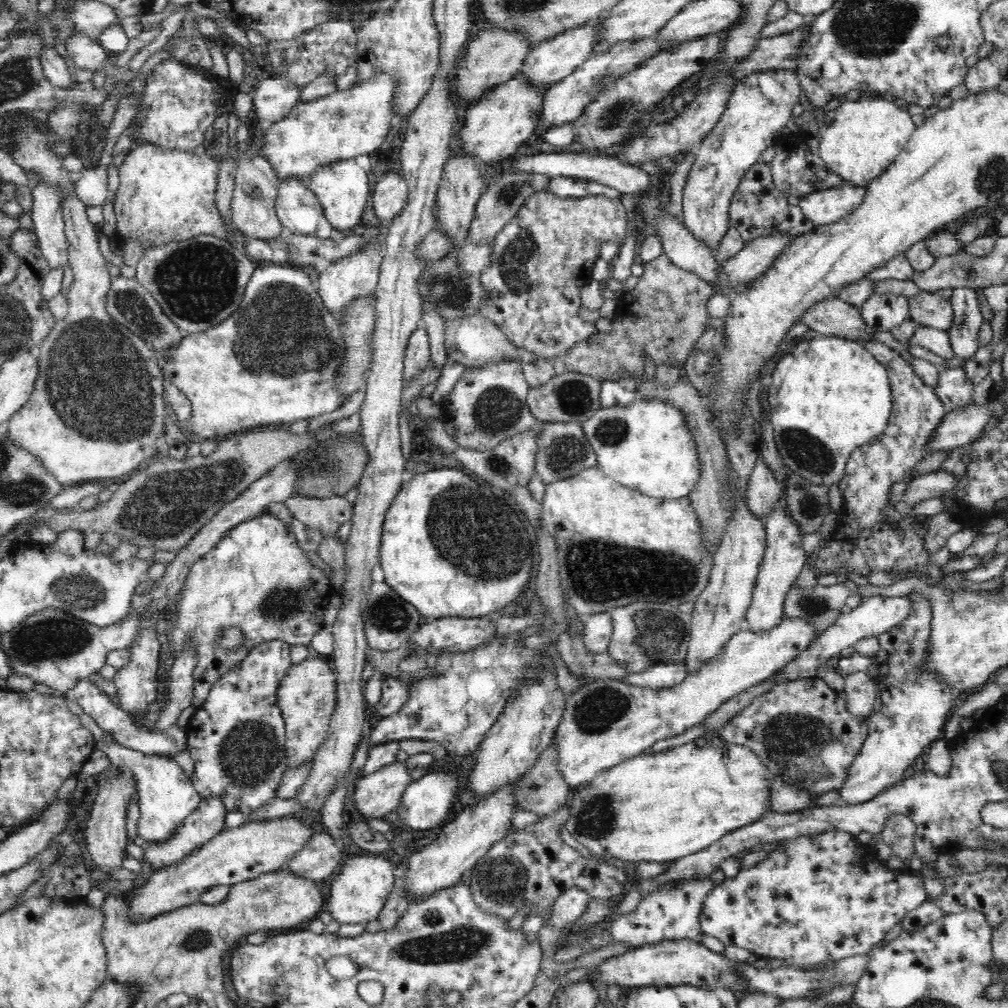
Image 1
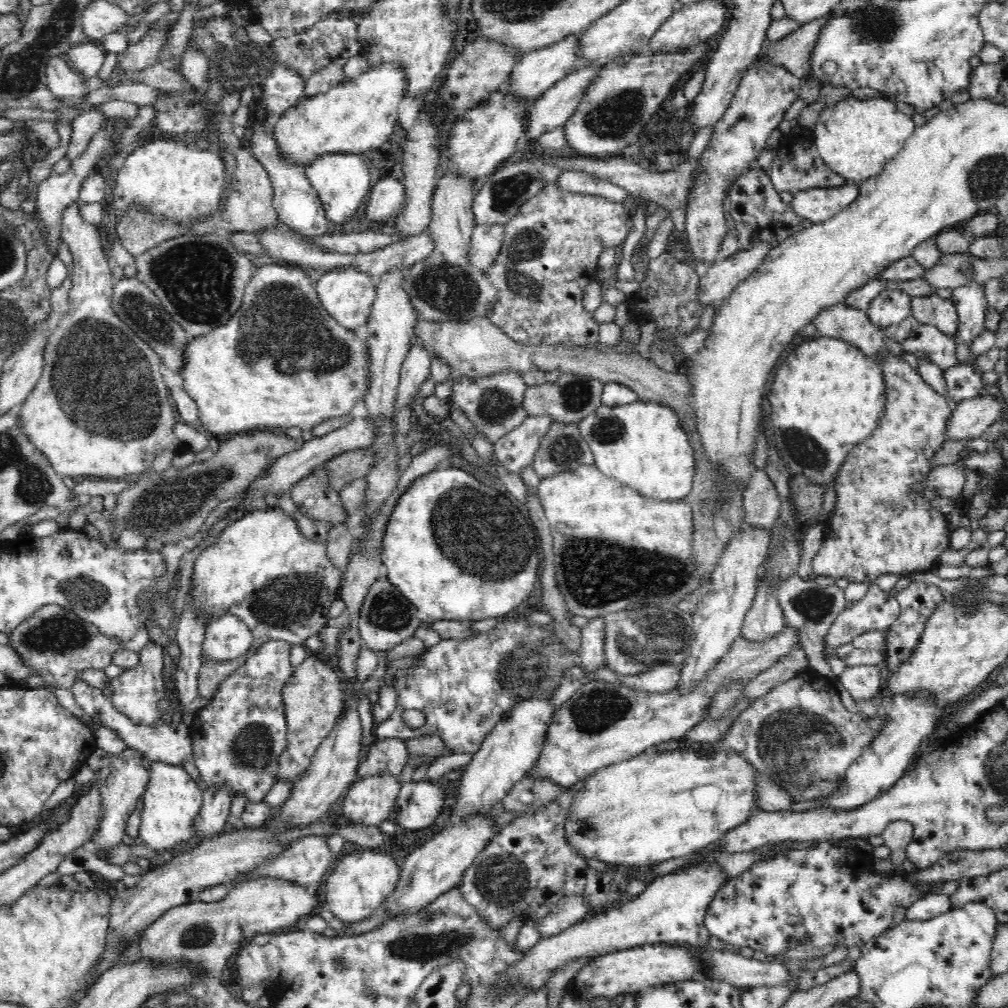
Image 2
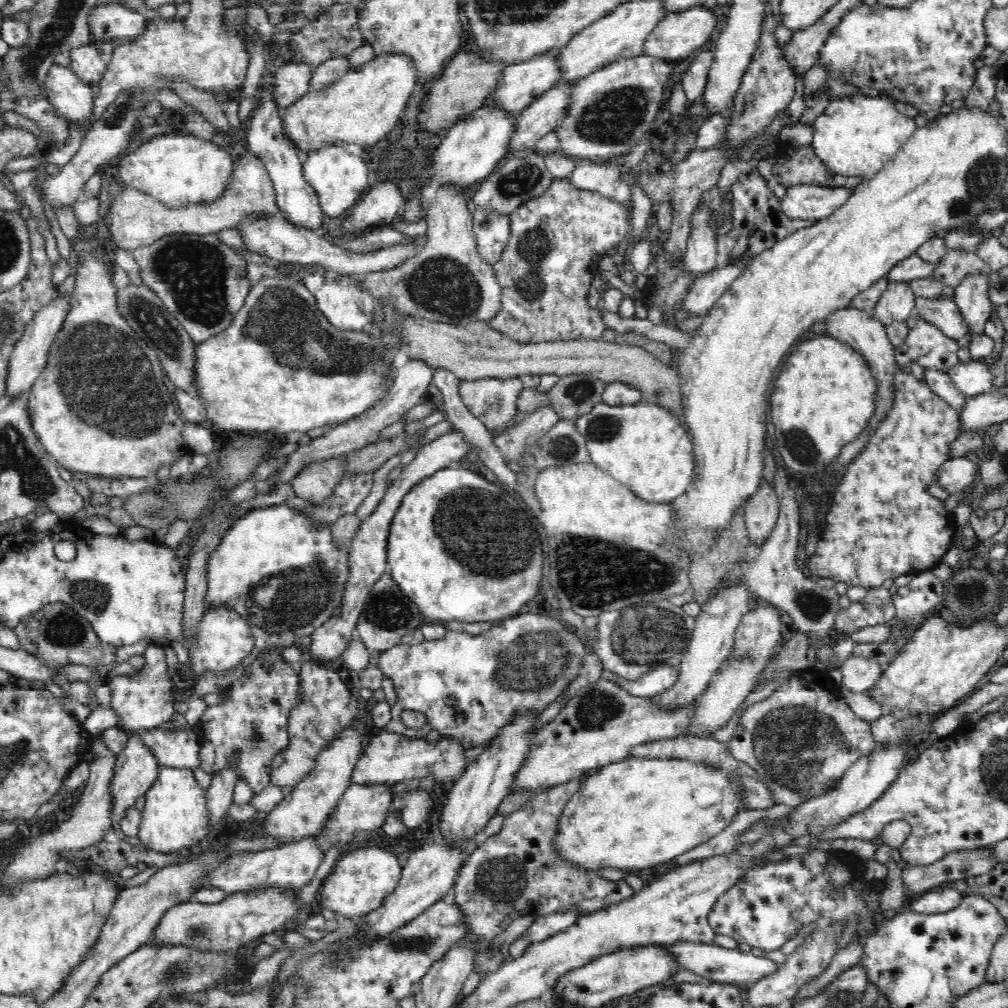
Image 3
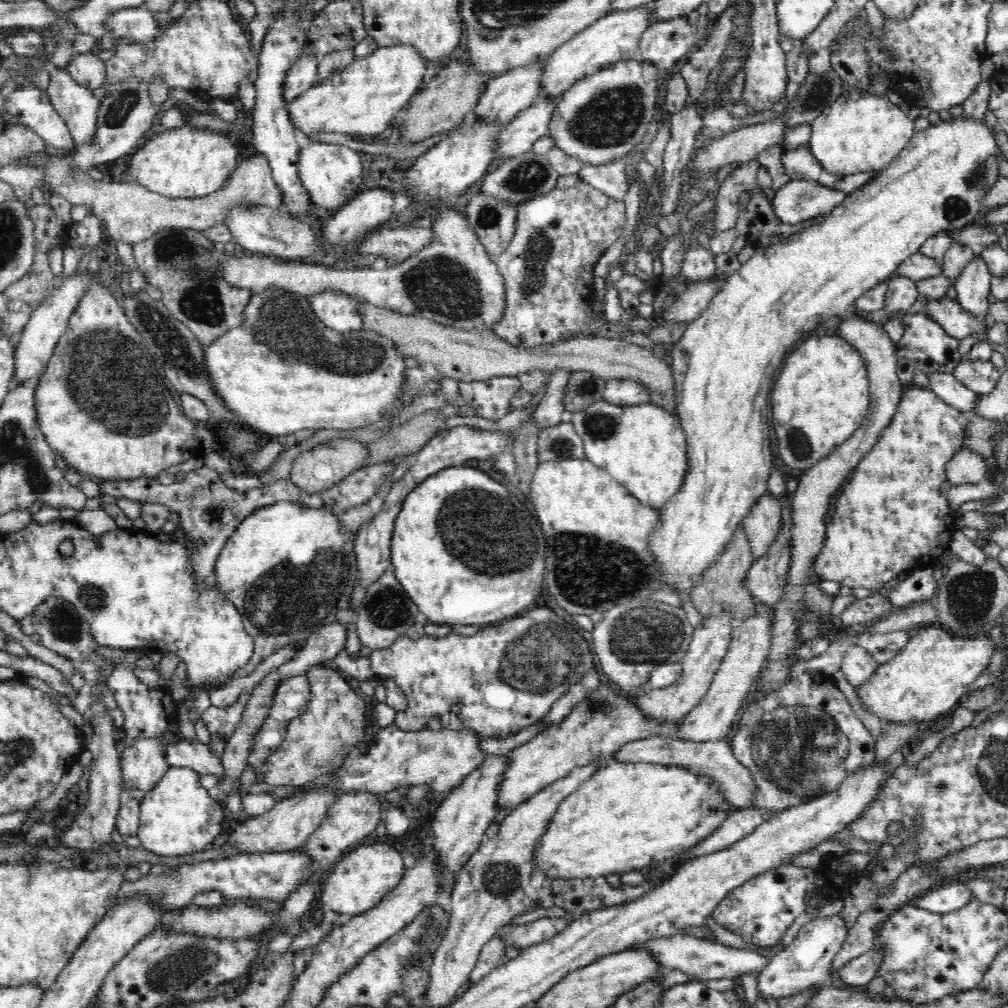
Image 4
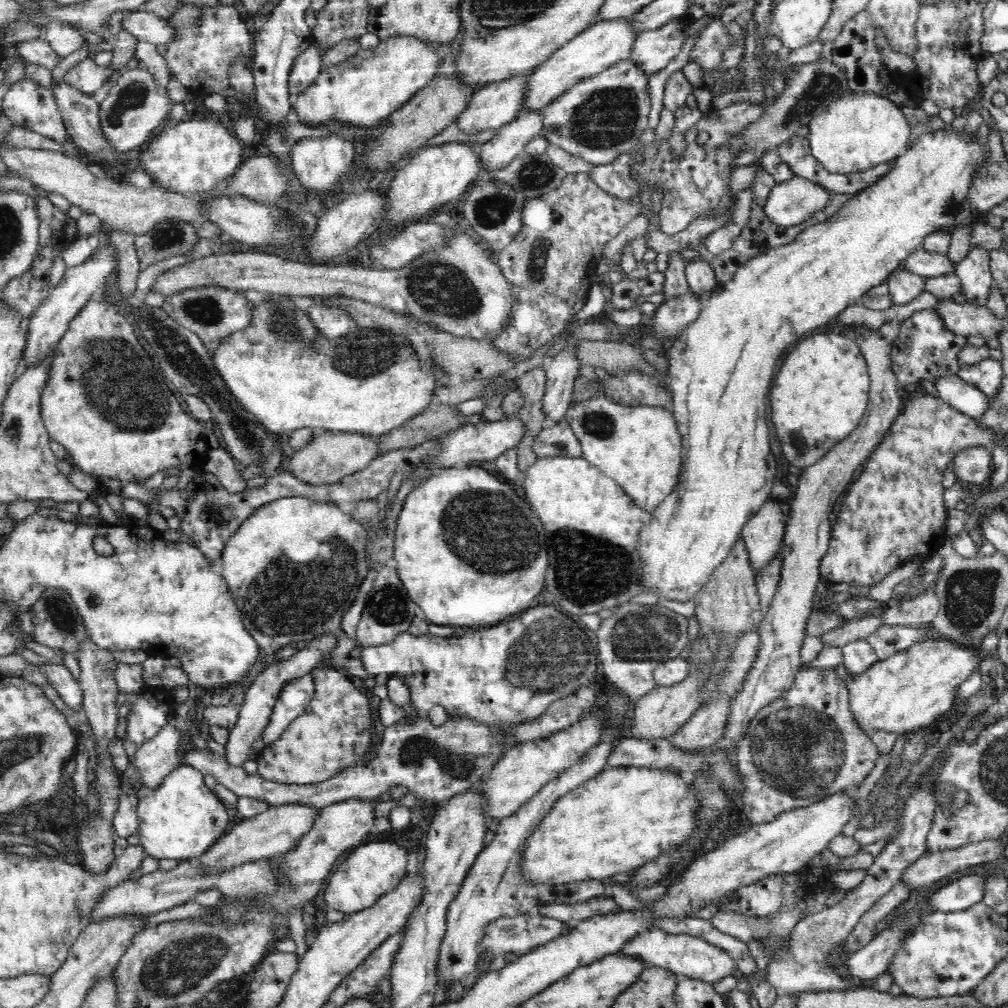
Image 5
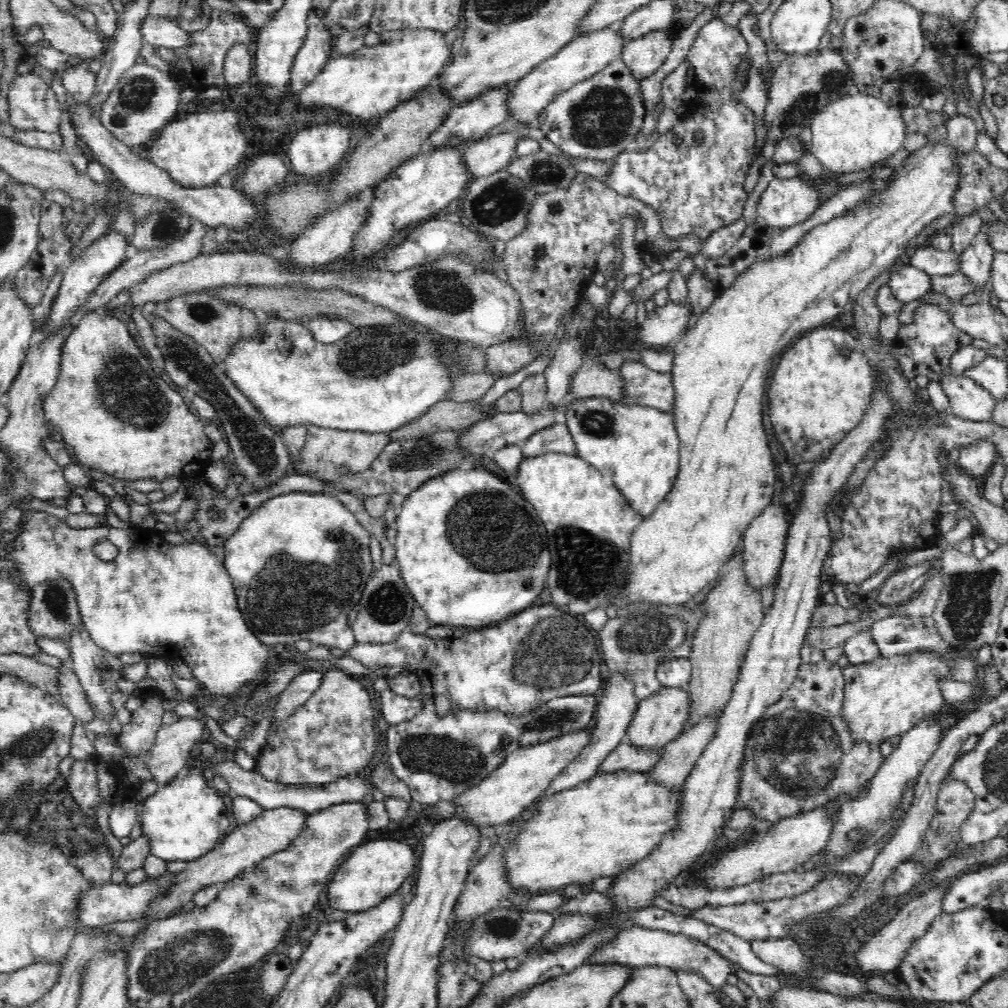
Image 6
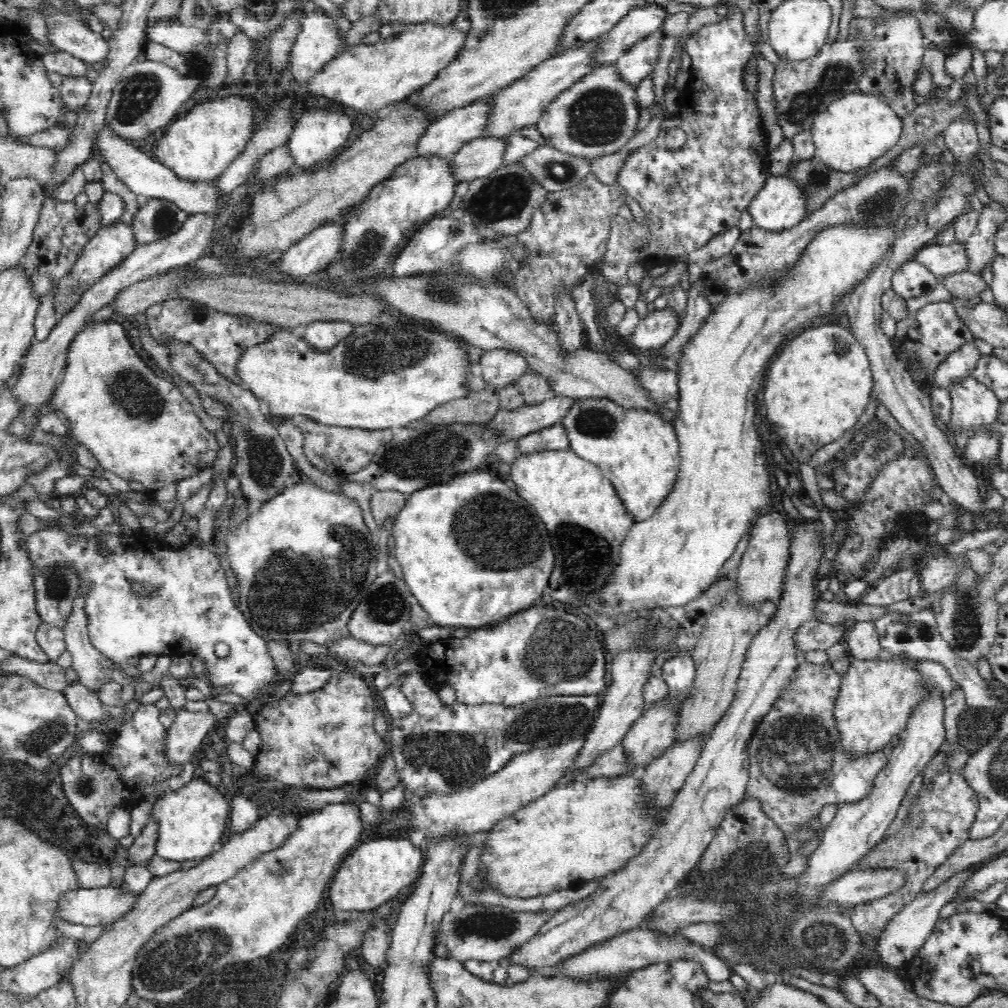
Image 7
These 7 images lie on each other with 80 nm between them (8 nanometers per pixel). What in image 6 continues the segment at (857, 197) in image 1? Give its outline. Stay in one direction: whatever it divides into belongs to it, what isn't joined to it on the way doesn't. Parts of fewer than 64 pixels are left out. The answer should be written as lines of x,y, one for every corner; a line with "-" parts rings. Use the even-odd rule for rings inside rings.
772,178
756,204
757,222
778,229
806,220
820,206
818,193
800,179

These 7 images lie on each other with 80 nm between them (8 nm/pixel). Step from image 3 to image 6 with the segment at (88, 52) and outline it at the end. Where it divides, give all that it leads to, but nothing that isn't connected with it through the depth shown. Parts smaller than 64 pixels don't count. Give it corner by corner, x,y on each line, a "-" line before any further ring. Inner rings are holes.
83,61
75,68
62,73
62,84
74,105
88,102
95,89
96,74
88,68
89,61

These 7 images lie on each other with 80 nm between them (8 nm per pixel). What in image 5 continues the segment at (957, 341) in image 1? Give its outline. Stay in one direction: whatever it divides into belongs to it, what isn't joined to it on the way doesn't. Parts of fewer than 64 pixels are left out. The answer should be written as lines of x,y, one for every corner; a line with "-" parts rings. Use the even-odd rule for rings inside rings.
982,245
972,246
964,260
957,266
955,274
960,277
962,292
968,303
984,306
993,284
990,249

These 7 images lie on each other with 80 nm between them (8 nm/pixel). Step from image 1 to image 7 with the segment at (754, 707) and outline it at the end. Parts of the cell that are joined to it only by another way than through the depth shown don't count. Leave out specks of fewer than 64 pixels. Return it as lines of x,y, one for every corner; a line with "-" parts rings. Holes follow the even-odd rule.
804,661
798,668
795,674
797,678
782,690
754,732
749,744
749,781
745,790
746,797
756,797
762,801
762,809
785,835
792,834
797,840
804,830
818,831
822,828
818,818
824,806
852,804
868,798
876,777
886,768
889,760
883,751
858,759
850,759
842,751
833,719
834,703
841,689
842,678
833,669
832,662
812,664

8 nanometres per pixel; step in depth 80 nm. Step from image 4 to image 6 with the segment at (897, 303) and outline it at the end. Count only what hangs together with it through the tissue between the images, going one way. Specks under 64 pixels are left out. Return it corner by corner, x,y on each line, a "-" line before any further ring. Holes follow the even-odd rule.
905,261
894,270
888,285
894,295
906,304
932,290
932,276

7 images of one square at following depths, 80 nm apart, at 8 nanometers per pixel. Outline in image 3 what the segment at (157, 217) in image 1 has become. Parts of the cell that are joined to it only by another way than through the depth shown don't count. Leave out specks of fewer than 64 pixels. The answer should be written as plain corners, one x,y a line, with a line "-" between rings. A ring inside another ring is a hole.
177,130
156,136
150,139
149,142
132,149
121,160
119,170
119,176
121,177
120,189
124,186
138,188
141,192
154,196
169,208
180,208
180,206
186,204
216,200
218,196
221,196
233,174
234,160
232,160
228,149
224,150
222,146
212,142
212,139
196,138
190,133

